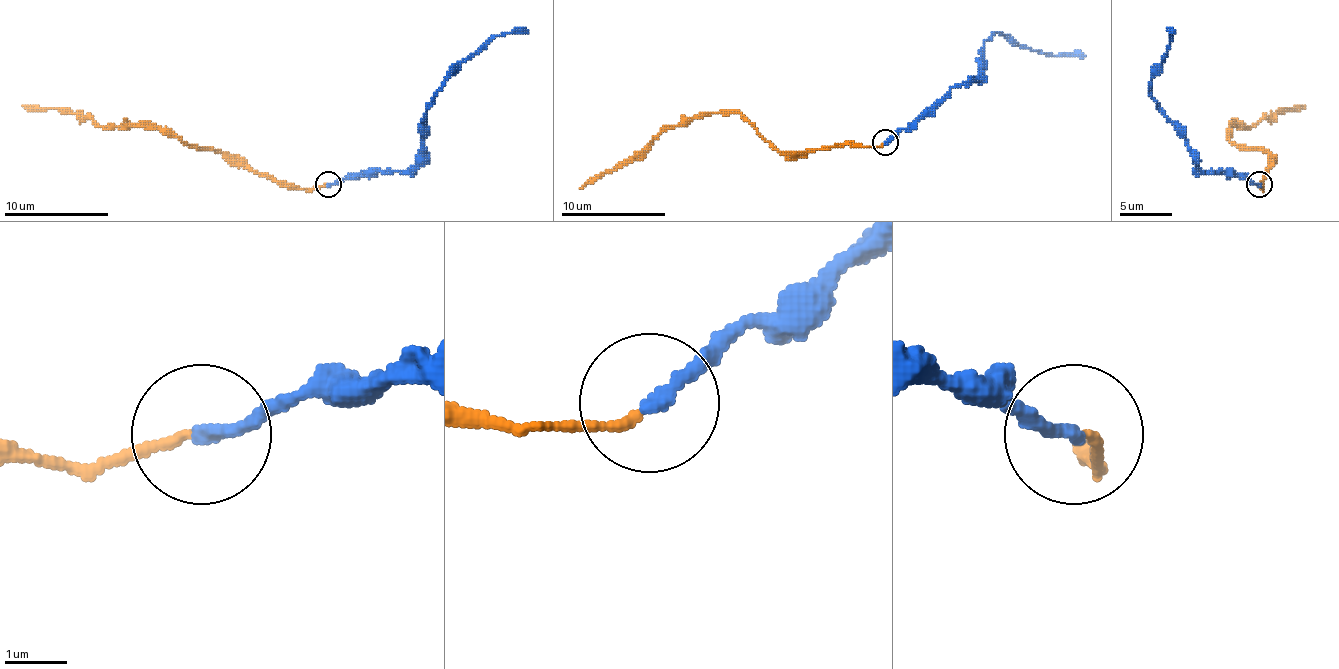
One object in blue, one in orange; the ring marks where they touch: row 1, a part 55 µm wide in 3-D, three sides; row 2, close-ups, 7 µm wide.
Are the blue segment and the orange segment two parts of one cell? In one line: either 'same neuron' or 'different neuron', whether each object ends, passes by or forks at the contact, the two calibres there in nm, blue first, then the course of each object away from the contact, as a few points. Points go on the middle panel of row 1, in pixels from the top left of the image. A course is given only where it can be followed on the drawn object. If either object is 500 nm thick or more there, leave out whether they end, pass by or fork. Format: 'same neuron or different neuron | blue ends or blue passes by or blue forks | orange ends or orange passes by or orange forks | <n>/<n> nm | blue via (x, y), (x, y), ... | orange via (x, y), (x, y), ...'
same neuron | blue ends | orange ends | 220/140 nm | blue via (885, 141), (911, 128), (952, 87), (973, 79), (991, 35), (1010, 35), (1054, 55), (1085, 55) | orange via (885, 144), (838, 144), (827, 149), (780, 152), (739, 113), (702, 113), (668, 126), (627, 160), (580, 188)

